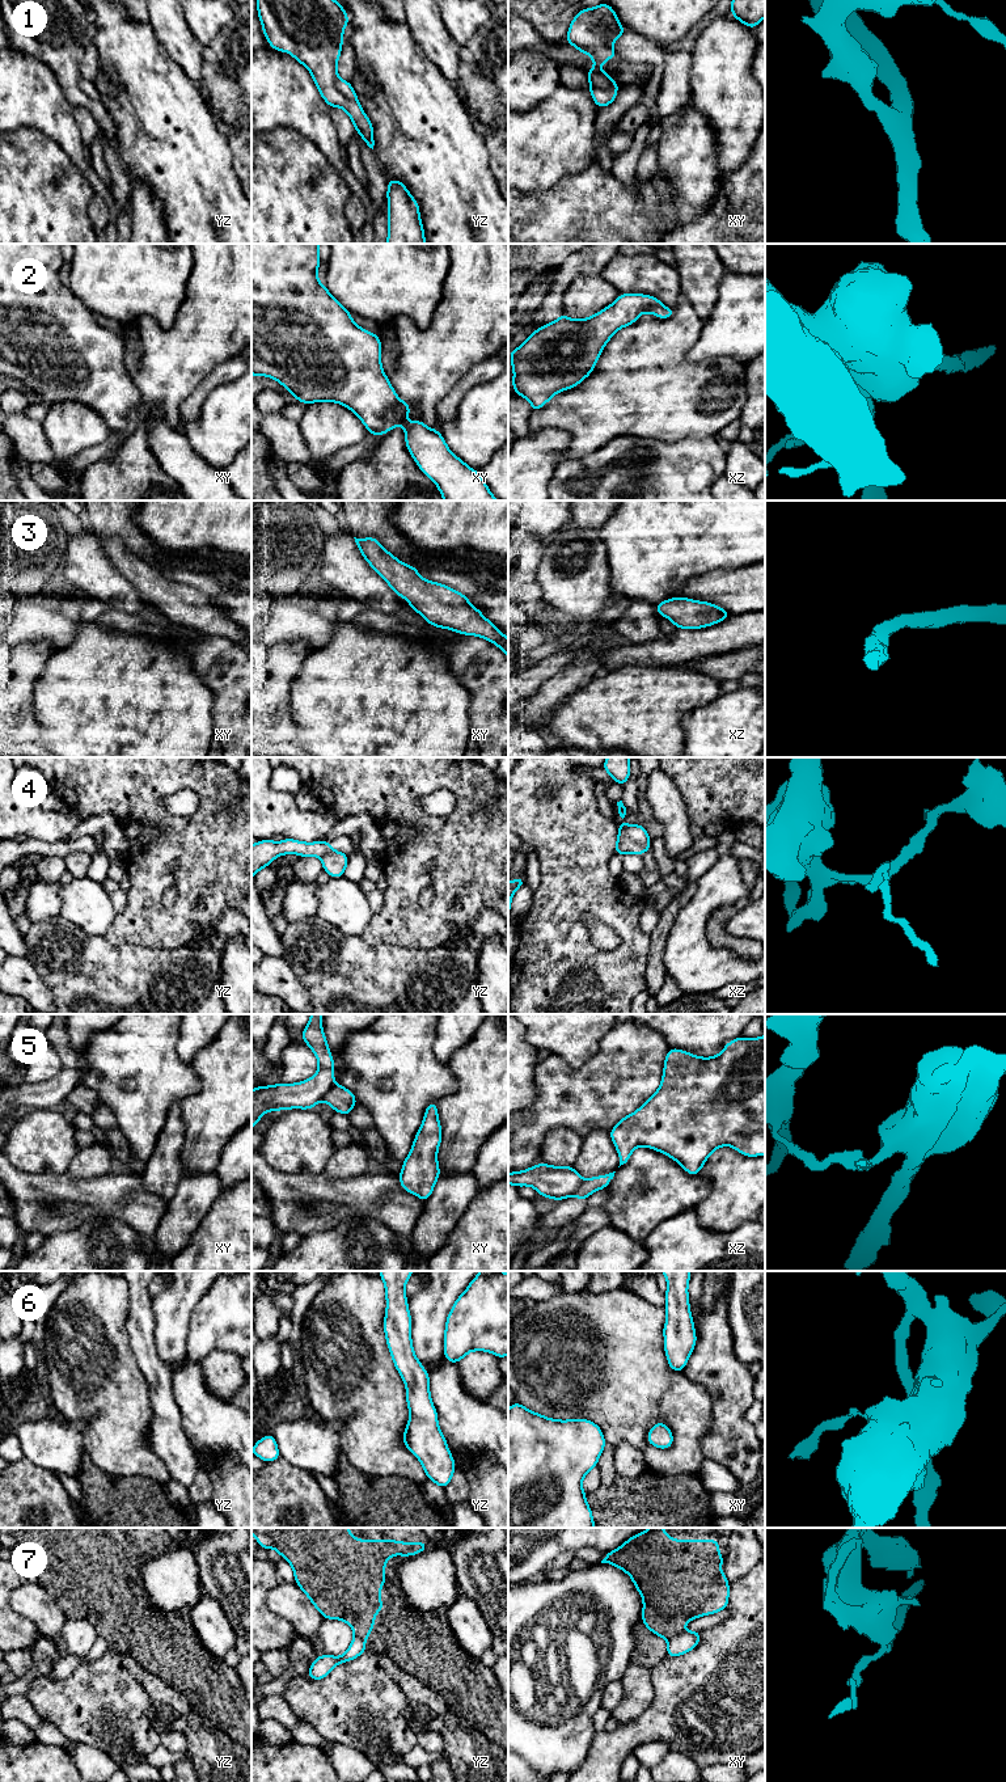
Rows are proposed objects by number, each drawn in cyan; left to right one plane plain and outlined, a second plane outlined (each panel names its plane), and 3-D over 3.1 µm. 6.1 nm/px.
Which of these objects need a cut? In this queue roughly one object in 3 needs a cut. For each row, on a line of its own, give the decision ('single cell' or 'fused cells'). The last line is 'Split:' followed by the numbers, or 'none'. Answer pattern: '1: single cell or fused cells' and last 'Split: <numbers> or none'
1: single cell
2: single cell
3: single cell
4: fused cells
5: fused cells
6: single cell
7: fused cells
Split: 4, 5, 7

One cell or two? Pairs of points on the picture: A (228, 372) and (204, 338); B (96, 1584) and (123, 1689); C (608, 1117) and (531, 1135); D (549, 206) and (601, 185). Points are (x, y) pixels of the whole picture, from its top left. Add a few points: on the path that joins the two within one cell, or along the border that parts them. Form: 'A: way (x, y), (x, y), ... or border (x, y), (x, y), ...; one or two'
A: border (235, 357), (216, 364), (199, 383); two
B: border (110, 1647), (122, 1654); two
C: way (588, 1117), (550, 1117); one
D: way (562, 206), (580, 206), (588, 198); one

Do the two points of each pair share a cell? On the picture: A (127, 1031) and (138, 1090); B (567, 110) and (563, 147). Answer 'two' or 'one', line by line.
A: one
B: one

